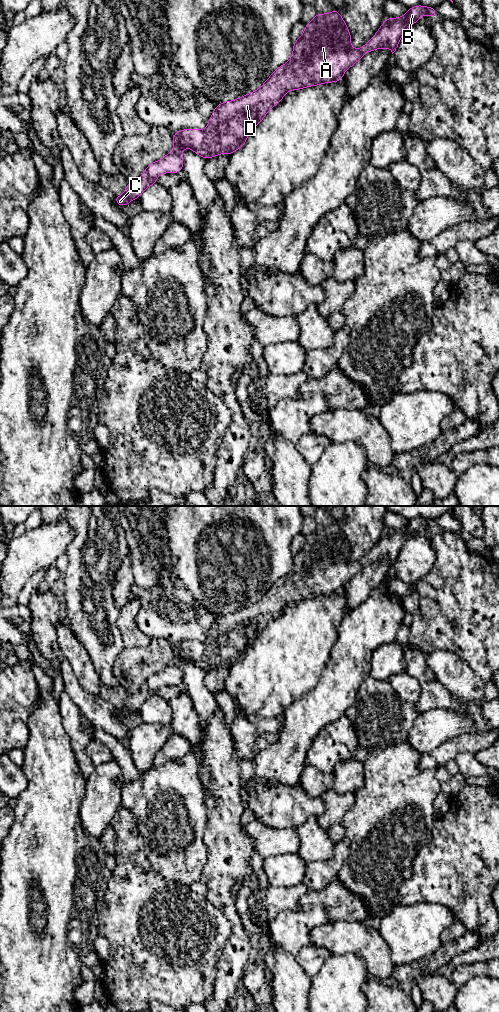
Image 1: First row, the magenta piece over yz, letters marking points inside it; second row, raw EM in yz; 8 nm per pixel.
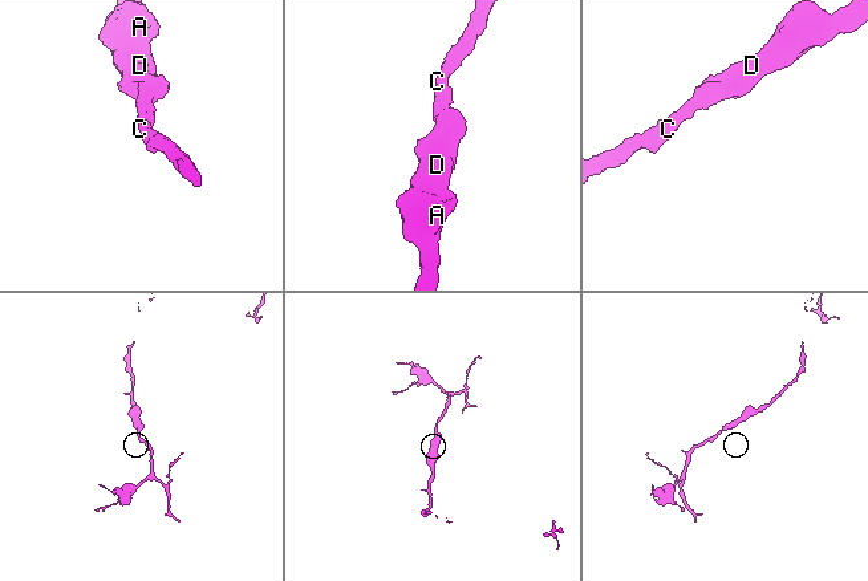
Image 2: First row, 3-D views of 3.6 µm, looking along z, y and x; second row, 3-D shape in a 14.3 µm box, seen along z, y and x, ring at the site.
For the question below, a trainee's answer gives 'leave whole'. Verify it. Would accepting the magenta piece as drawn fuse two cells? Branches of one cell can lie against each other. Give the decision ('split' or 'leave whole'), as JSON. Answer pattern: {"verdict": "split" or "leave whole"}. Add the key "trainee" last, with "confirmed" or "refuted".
{"verdict": "leave whole", "trainee": "confirmed"}

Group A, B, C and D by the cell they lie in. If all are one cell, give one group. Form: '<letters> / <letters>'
A B C D

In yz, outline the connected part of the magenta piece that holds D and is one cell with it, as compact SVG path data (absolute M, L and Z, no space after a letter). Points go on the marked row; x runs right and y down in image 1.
M417 5L399 18L387 18L373 38L363 47L351 47L351 35L345 21L338 10L328 14L317 13L315 18L305 24L302 36L293 44L293 54L290 60L279 66L265 83L256 91L233 101L221 102L214 110L205 130L184 129L173 133L173 150L157 162L148 165L141 177L125 187L125 193L116 196L114 201L120 206L127 206L130 201L139 198L144 190L156 184L156 179L162 173L179 173L183 170L184 148L190 148L204 159L215 157L221 153L231 155L235 150L245 145L249 133L262 121L268 111L280 103L290 90L300 90L305 87L317 86L323 83L341 81L346 70L359 61L370 51L389 48L392 54L396 51L401 36L405 30L414 25L422 15L436 17L437 9Z

